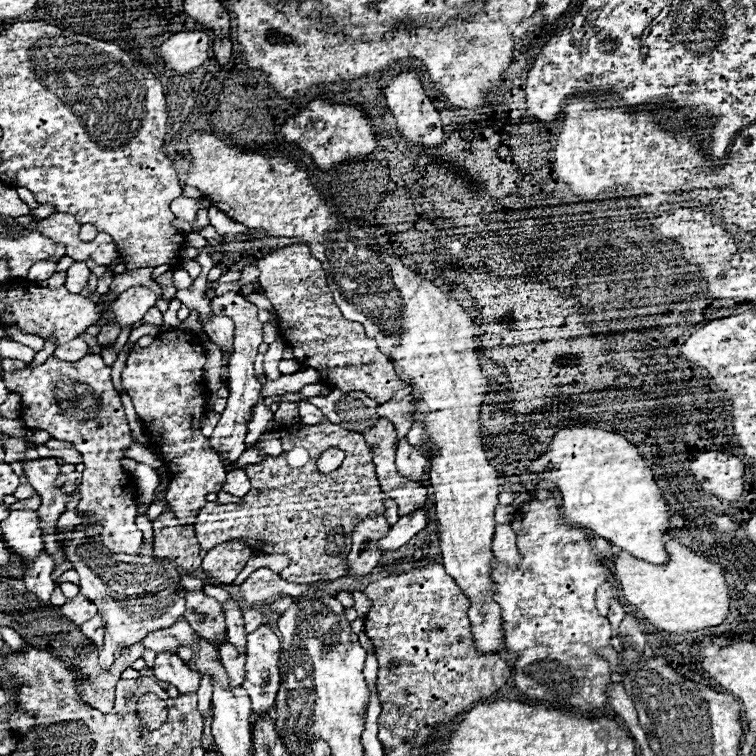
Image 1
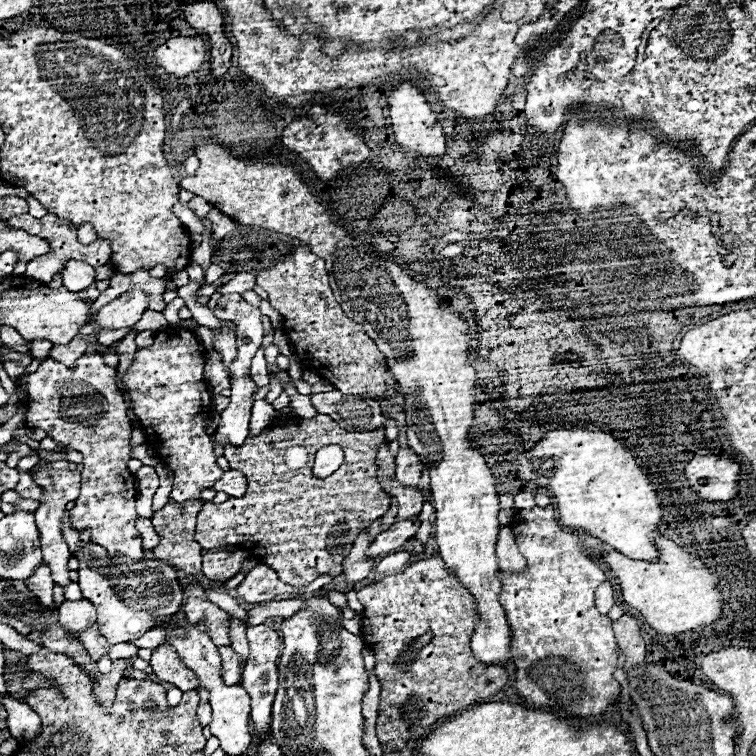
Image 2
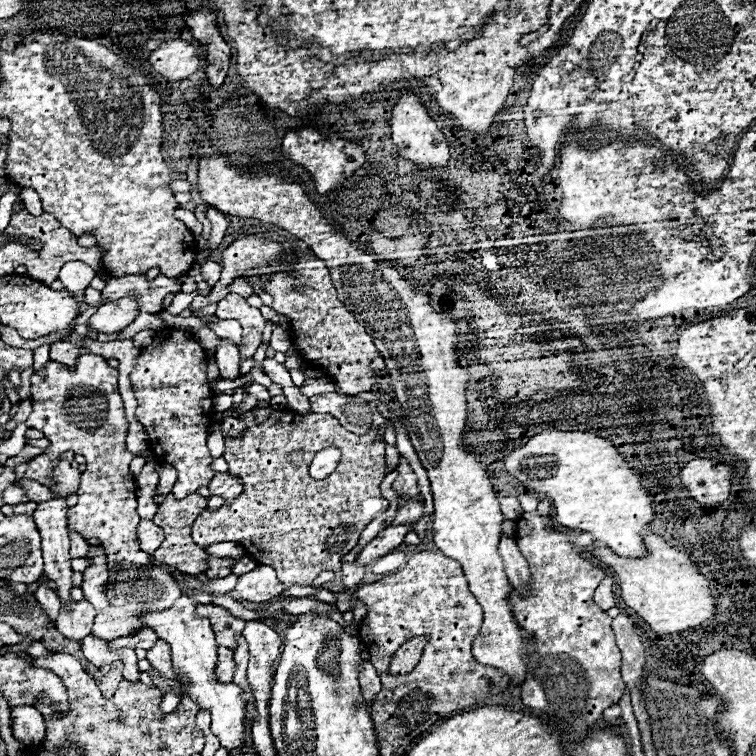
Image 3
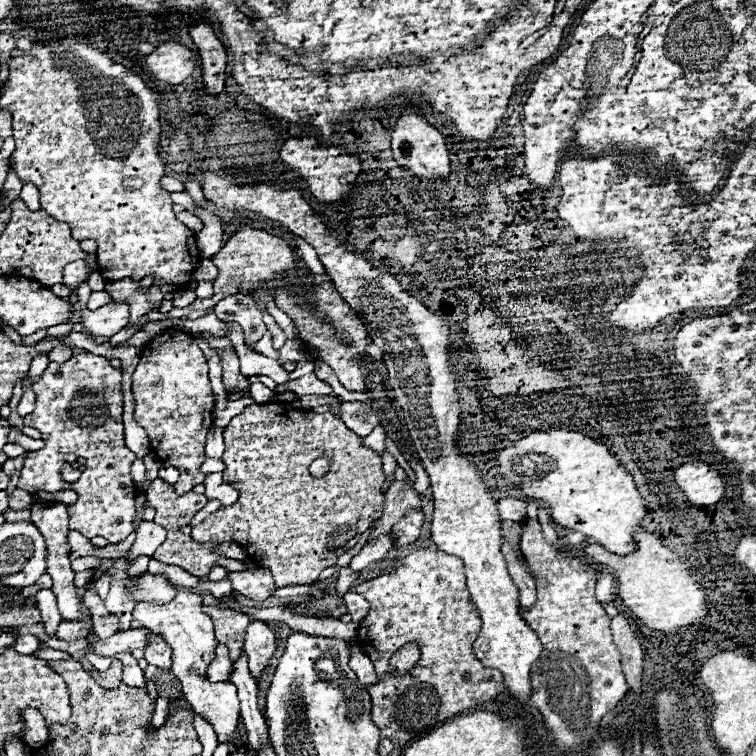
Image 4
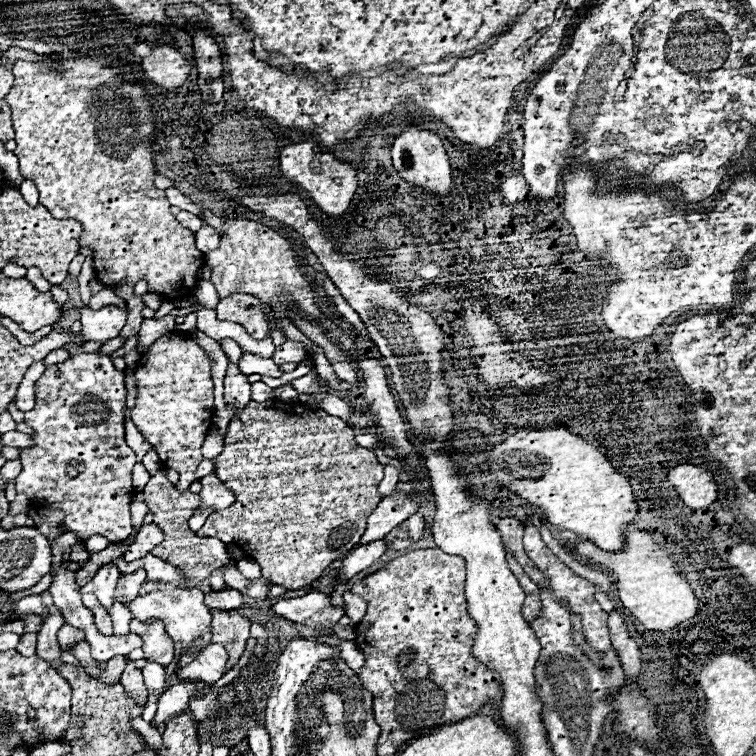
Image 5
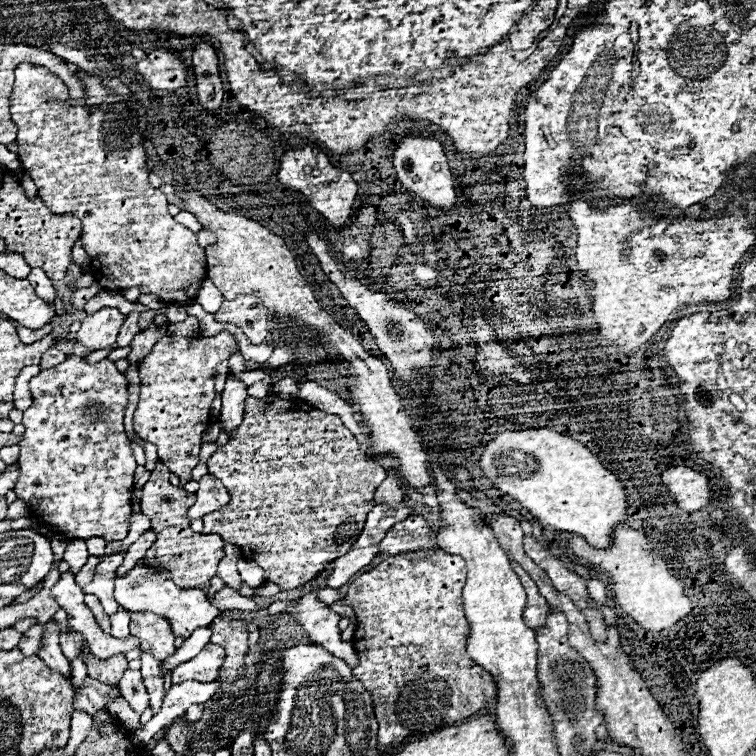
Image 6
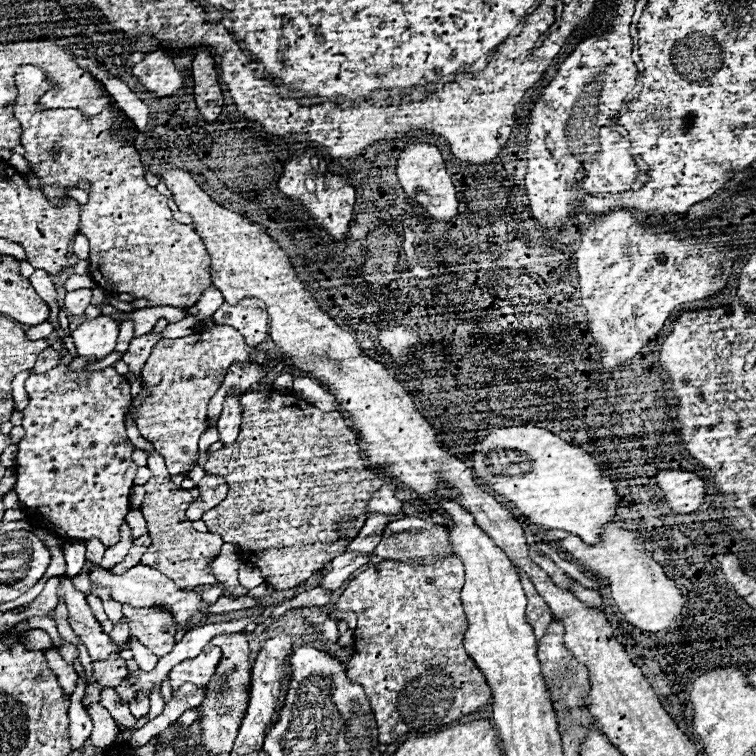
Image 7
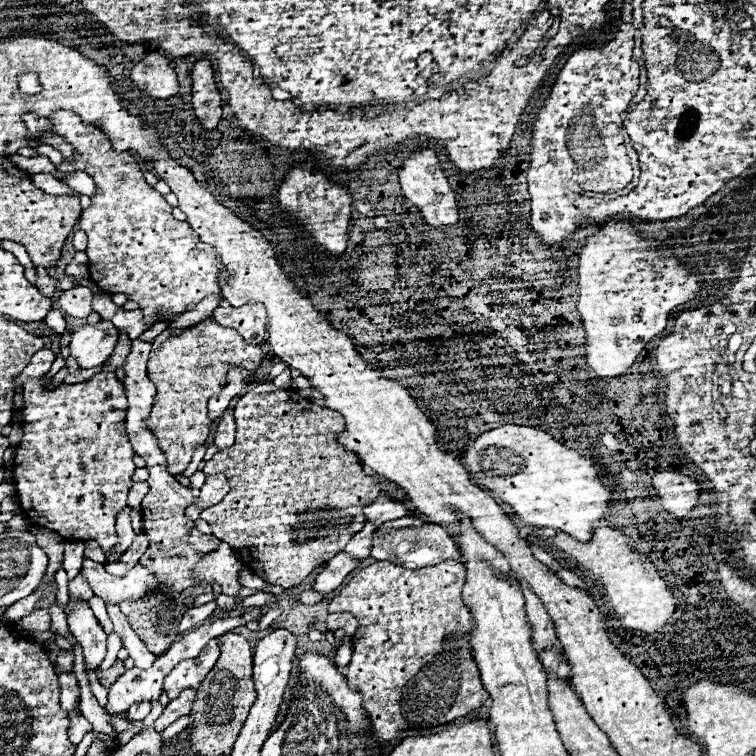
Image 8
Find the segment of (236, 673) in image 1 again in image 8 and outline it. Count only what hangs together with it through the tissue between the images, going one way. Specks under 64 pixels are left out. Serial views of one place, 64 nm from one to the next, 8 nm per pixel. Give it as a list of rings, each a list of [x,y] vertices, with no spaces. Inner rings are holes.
[[[210,640],[210,644],[206,644],[198,658],[182,660],[182,664],[178,664],[164,680],[164,692],[168,692],[170,700],[176,698],[184,688],[196,690],[200,686],[200,680],[204,680],[208,672],[214,668],[218,656],[220,656],[218,642]]]

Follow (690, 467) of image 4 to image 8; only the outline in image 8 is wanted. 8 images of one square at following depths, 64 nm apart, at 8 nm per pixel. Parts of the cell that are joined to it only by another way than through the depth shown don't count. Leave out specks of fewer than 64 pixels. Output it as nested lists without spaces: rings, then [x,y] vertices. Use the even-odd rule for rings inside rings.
[[[658,472],[652,478],[652,484],[658,490],[664,510],[672,516],[684,518],[698,504],[700,484],[696,478],[684,476],[680,472]]]

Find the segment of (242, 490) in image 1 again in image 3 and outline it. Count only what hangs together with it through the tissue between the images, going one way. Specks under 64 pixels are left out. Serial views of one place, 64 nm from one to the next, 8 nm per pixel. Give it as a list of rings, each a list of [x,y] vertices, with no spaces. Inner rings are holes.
[[[220,472],[218,476],[214,476],[214,480],[210,480],[208,488],[210,488],[212,496],[222,496],[226,502],[230,502],[244,490],[244,484],[238,476],[232,476],[228,472]]]

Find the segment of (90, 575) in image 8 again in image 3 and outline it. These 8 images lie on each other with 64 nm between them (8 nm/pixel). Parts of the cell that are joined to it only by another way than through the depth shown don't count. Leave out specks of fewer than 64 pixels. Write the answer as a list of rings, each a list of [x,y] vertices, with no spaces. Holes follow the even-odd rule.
[[[182,596],[170,610],[150,612],[144,616],[144,624],[148,628],[158,630],[158,638],[168,642],[172,648],[172,660],[176,674],[188,682],[186,694],[198,702],[200,708],[210,710],[212,714],[212,734],[220,738],[222,748],[236,750],[246,744],[244,740],[244,718],[246,718],[246,698],[244,690],[236,684],[220,684],[214,676],[214,668],[218,664],[218,646],[214,642],[214,634],[210,622],[206,618],[194,616],[194,600]]]

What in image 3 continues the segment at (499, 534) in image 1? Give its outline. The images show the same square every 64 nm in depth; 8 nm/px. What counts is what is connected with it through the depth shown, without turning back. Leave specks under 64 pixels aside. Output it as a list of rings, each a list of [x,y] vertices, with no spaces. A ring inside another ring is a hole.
[[[502,534],[498,552],[504,560],[504,572],[510,580],[510,584],[514,584],[518,590],[524,590],[530,580],[530,572],[528,572],[526,558],[520,554],[520,550],[516,546],[516,540],[510,538],[508,534]]]

